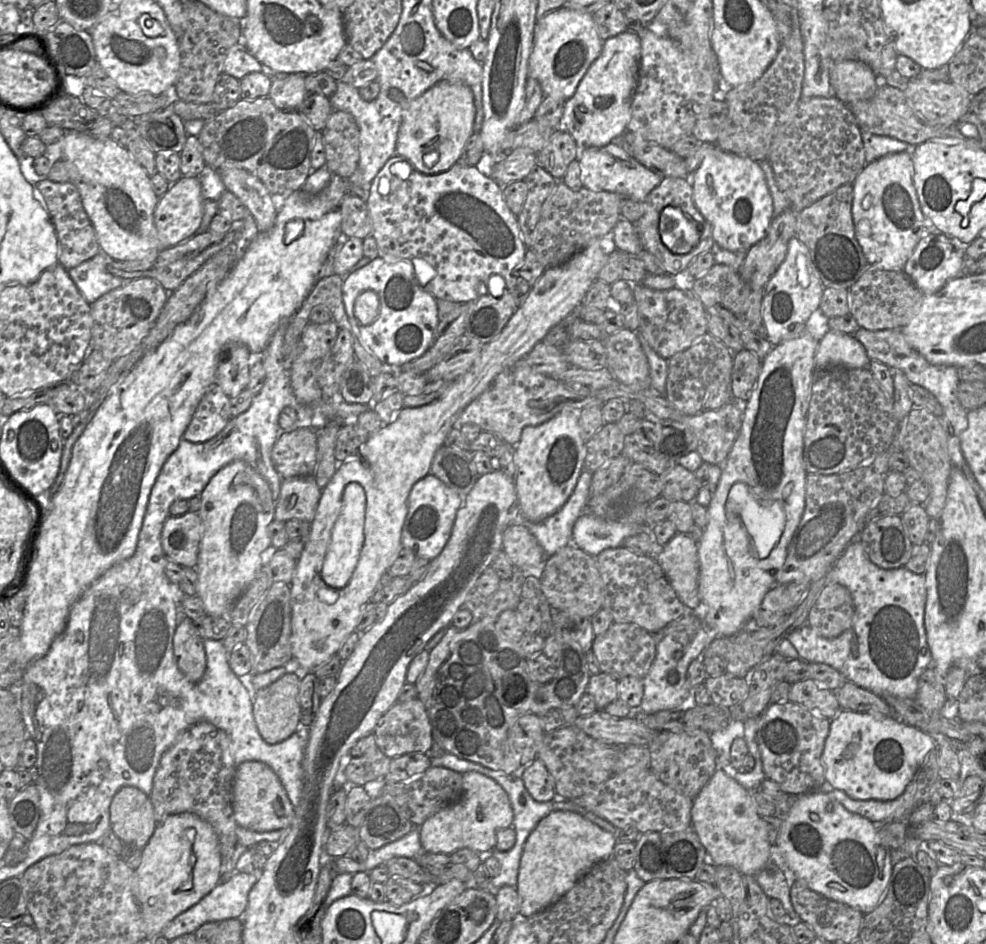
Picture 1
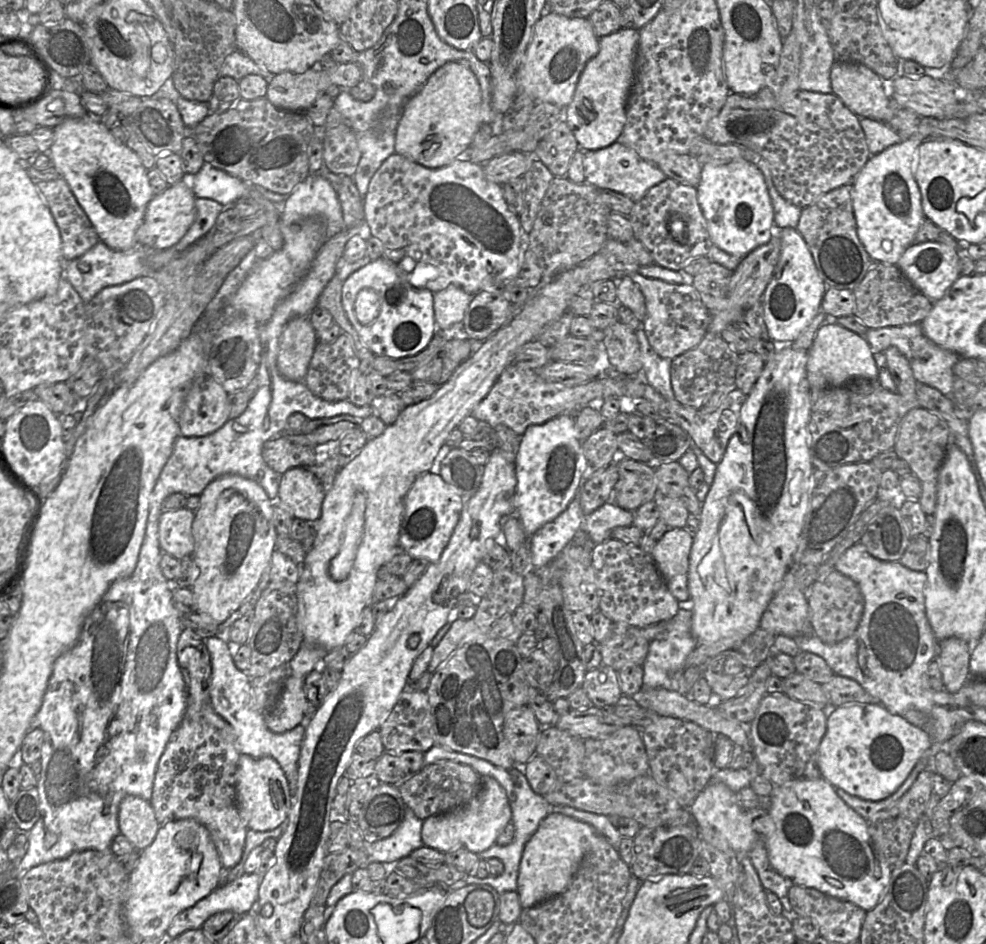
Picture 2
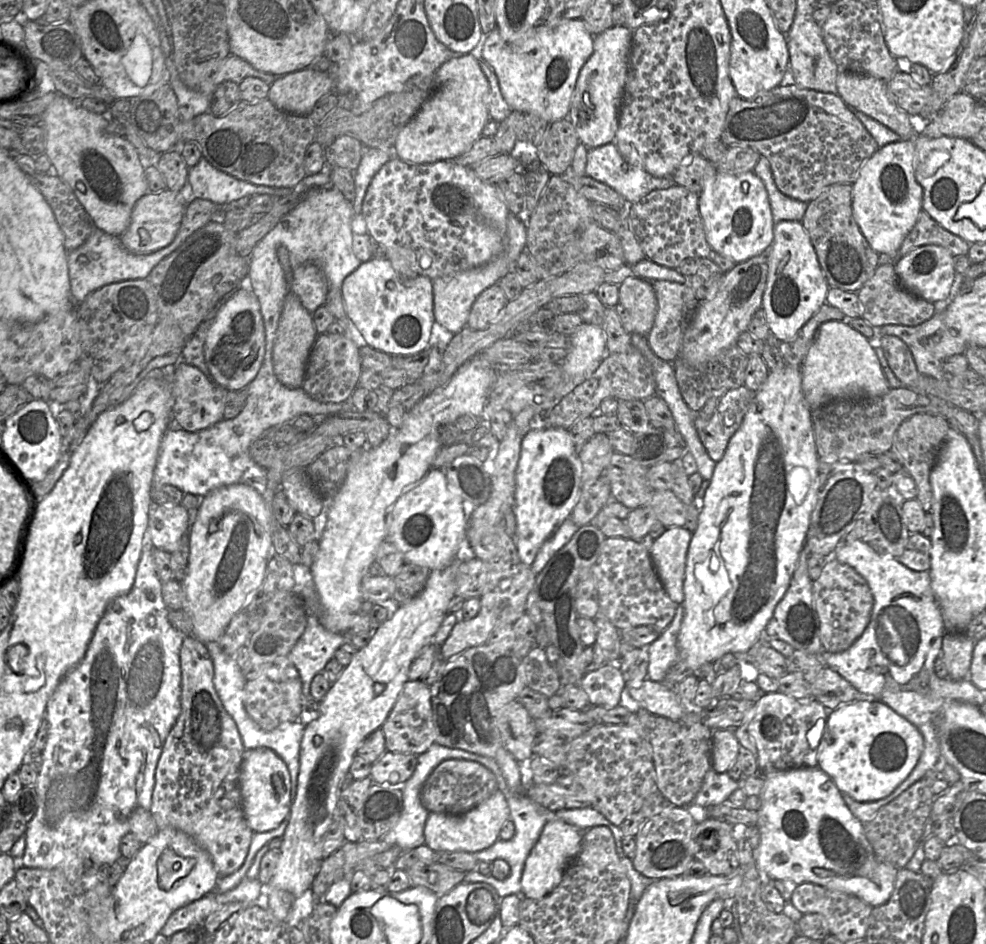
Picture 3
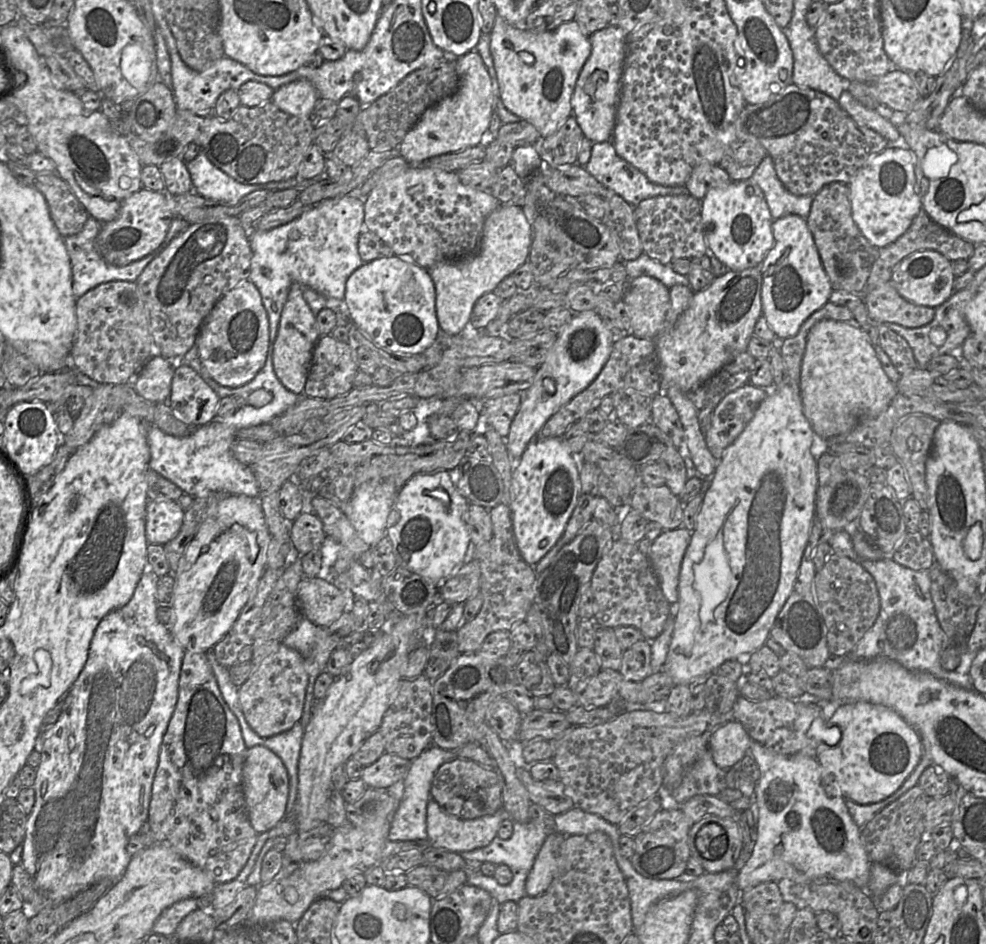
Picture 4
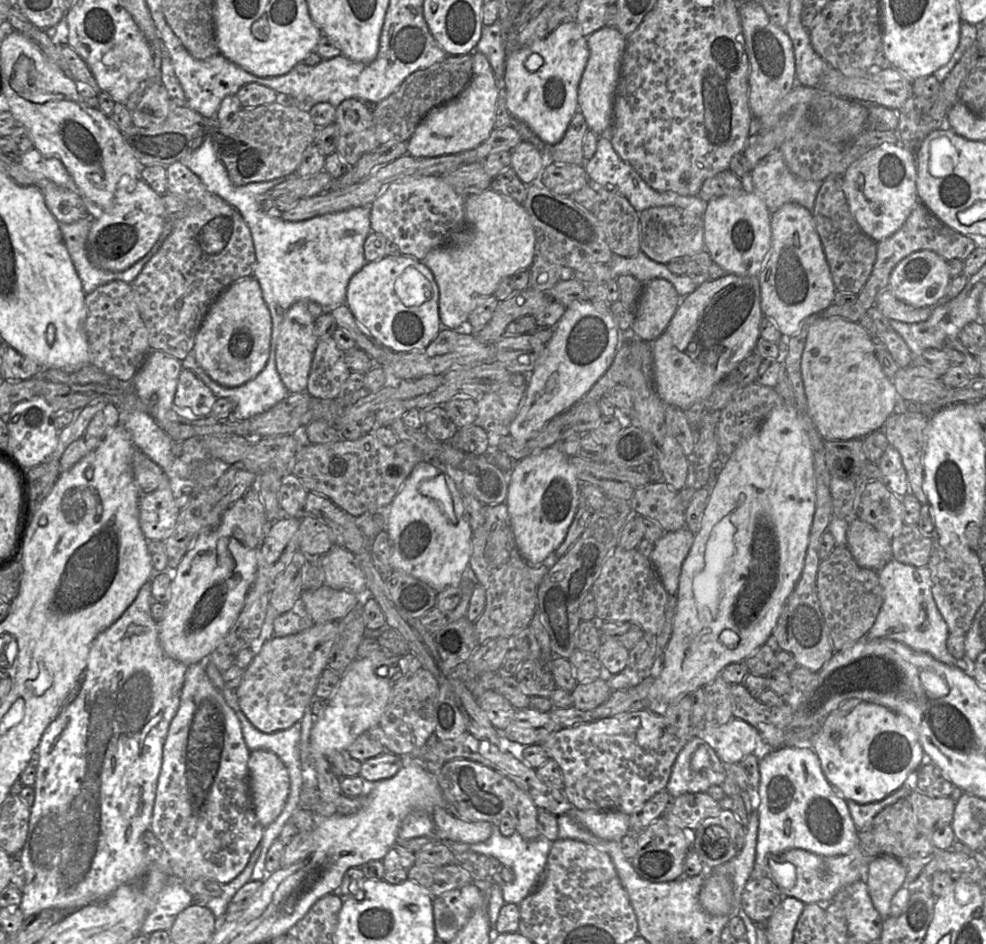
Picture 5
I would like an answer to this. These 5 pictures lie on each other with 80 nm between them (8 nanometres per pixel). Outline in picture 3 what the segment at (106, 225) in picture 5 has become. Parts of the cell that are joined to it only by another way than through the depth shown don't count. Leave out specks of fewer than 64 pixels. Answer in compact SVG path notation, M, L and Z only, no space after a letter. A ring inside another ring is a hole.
M166 188L161 192L146 193L135 203L130 224L120 236L121 243L135 254L148 254L167 247L176 237L186 206L182 192Z

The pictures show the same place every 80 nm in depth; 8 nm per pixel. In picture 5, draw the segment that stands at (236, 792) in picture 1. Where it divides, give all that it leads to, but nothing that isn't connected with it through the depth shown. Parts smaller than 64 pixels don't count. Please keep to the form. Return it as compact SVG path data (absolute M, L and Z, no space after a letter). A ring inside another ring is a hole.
M251 751L248 761L252 805L259 822L267 827L282 812L290 789L286 766L273 752Z

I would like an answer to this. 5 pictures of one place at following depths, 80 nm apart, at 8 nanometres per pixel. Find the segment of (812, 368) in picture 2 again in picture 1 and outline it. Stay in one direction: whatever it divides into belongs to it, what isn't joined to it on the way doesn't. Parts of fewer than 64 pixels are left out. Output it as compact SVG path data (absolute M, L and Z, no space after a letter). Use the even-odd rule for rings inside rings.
M829 330L819 341L814 356L815 371L831 368L868 368L870 358L852 335Z

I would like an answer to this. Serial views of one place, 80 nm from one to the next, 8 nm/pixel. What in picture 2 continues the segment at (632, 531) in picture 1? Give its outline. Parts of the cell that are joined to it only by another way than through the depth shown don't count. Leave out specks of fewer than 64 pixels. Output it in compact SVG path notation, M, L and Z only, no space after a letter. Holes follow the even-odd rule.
M606 502L591 514L584 516L580 529L600 544L611 538L616 527L631 526L634 512L625 510L613 502Z

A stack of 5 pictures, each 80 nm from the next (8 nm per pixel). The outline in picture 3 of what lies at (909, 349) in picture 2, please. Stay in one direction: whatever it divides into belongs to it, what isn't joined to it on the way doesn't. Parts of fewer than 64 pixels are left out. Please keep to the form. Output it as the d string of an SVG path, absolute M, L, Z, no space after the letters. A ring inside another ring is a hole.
M945 311L935 312L929 320L916 326L884 325L881 327L881 336L884 334L896 336L904 341L913 355L918 372L936 379L946 379L942 368L944 359L954 354L964 354L967 346L957 331L946 325Z

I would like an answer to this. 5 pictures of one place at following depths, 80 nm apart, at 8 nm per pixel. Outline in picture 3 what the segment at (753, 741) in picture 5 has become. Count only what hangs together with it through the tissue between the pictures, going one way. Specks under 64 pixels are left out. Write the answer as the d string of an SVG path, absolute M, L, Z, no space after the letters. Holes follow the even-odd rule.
M733 729L712 731L712 769L717 773L727 773L740 753L740 743Z

